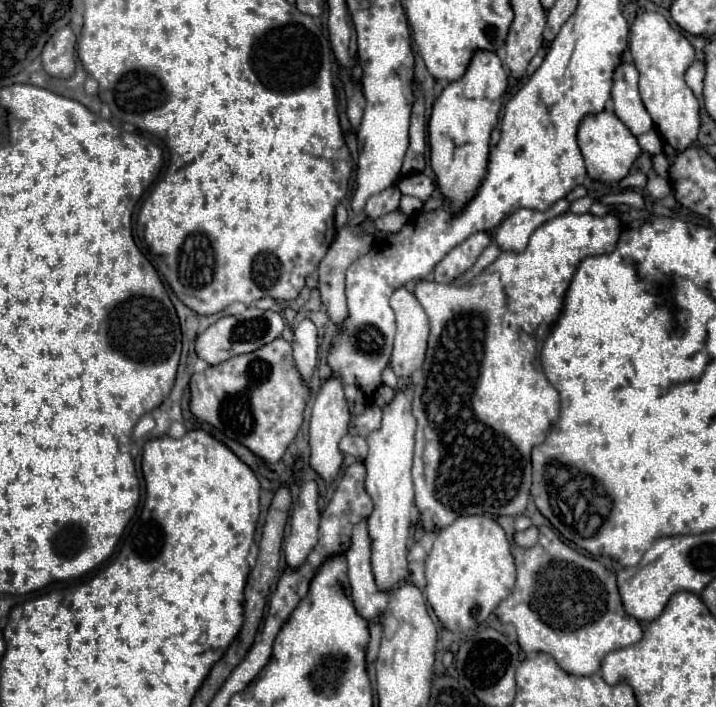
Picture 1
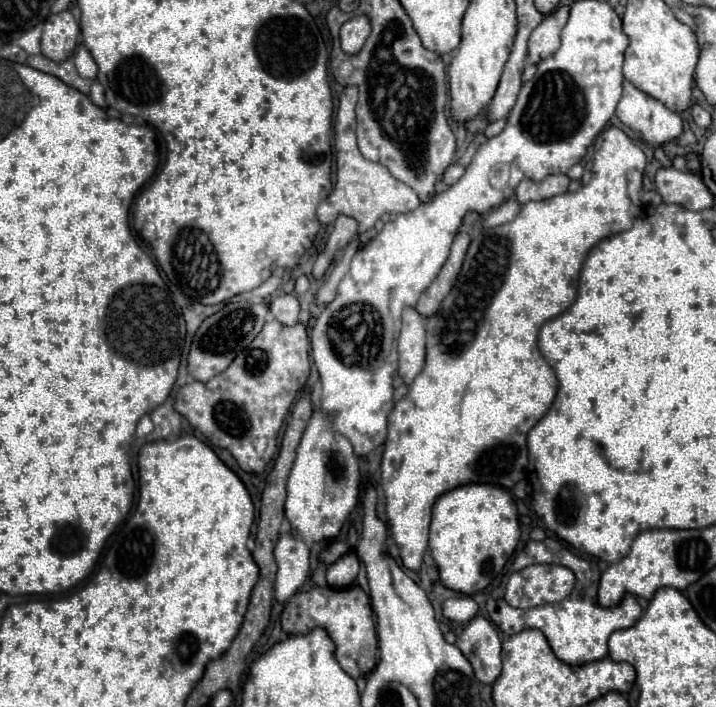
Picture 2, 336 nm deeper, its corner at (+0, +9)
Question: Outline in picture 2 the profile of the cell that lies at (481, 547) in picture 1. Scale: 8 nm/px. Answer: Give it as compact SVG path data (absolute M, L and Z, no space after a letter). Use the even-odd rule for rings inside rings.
M464 484L444 492L432 508L430 524L430 550L440 570L440 580L444 586L476 594L484 590L492 578L500 574L508 558L512 556L518 540L518 508L502 486L494 484ZM488 566L488 578L486 578Z

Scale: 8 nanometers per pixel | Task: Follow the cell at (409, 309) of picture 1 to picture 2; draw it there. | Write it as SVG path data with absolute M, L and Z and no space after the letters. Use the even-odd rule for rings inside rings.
M406 308L402 312L402 332L398 338L398 376L404 384L412 384L414 378L420 374L426 358L426 330L424 318L414 310Z

